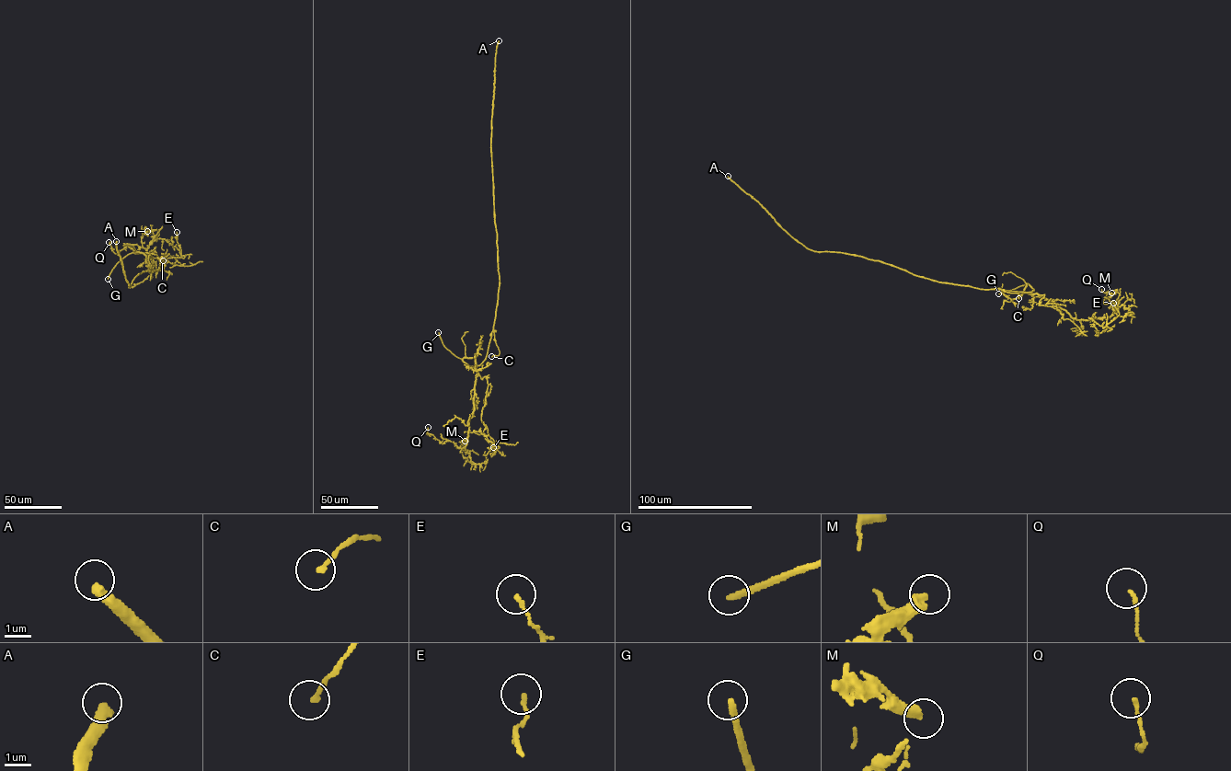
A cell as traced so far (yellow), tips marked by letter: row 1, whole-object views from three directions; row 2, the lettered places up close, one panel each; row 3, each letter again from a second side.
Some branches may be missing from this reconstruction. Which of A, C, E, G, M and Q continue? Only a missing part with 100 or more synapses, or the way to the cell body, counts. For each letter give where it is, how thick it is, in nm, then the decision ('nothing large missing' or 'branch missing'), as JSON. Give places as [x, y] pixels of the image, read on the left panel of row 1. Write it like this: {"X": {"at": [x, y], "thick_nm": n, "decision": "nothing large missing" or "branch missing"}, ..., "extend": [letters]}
{"A": {"at": [116, 241], "thick_nm": 380, "decision": "branch missing"}, "C": {"at": [163, 260], "thick_nm": 180, "decision": "nothing large missing"}, "E": {"at": [177, 232], "thick_nm": 130, "decision": "nothing large missing"}, "G": {"at": [108, 279], "thick_nm": 240, "decision": "branch missing"}, "M": {"at": [147, 231], "thick_nm": 320, "decision": "nothing large missing"}, "Q": {"at": [109, 242], "thick_nm": 110, "decision": "nothing large missing"}, "extend": ["A", "G"]}

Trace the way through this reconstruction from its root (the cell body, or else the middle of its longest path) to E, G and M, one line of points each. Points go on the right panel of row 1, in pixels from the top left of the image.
E: (963, 286), (1030, 292), (1028, 283), (1025, 292), (1076, 319), (1094, 316), (1103, 327), (1119, 315), (1113, 303)
G: (963, 286), (1030, 292), (1033, 289), (1028, 284), (998, 293)
M: (963, 286), (1030, 292), (1028, 283), (1025, 292), (1077, 319), (1110, 316), (1119, 294), (1111, 293)

